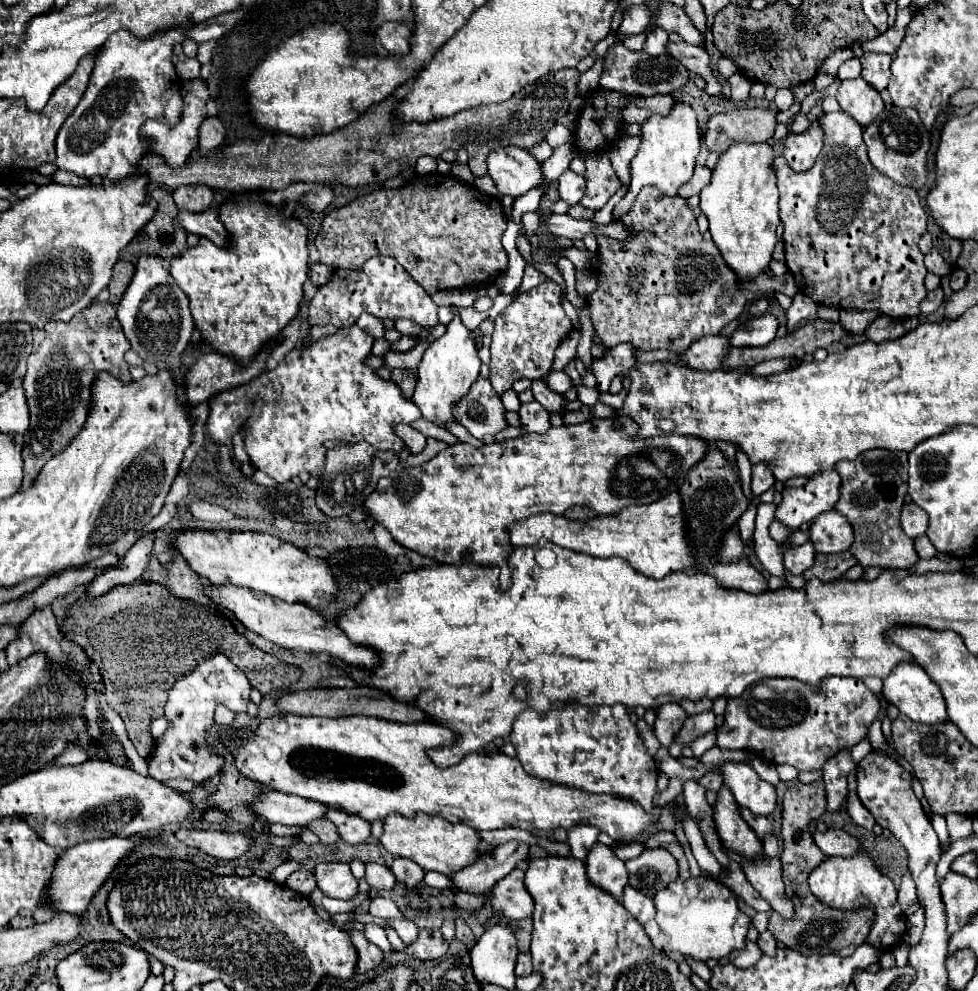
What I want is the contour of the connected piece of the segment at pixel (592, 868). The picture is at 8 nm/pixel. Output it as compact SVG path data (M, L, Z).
M596 842L586 858L586 874L592 884L610 892L616 900L622 898L622 890L628 884L628 872L622 860L616 858L610 846Z

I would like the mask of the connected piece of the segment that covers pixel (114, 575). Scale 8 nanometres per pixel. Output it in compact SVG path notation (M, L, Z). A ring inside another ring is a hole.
M148 532L122 558L120 568L112 568L112 570L102 572L96 580L92 580L86 586L86 596L96 598L96 596L102 596L106 590L110 590L118 584L138 582L142 578L142 574L146 572L146 568L148 568L148 558L150 558L152 546L154 546L154 532Z

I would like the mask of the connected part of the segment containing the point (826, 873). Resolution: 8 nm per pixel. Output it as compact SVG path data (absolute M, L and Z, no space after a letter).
M858 852L856 856L850 858L826 858L818 868L814 868L814 872L810 872L808 886L812 894L830 908L838 910L874 908L874 912L880 914L880 920L874 920L870 936L866 938L866 944L870 944L872 948L884 952L892 950L892 946L898 946L902 942L902 936L906 934L906 916L902 914L900 904L896 902L896 888L888 876L876 870L868 854Z

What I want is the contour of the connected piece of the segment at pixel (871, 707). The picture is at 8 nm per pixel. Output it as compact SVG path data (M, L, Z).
M830 676L826 680L822 680L822 686L820 686L820 692L814 694L810 692L810 688L798 680L760 680L758 684L746 688L746 692L742 692L742 696L738 696L738 700L728 700L728 706L726 706L726 714L724 714L724 724L722 728L716 730L716 746L722 748L722 750L752 750L756 754L760 754L762 758L774 762L774 764L790 764L794 766L796 770L822 770L822 766L838 754L838 750L850 750L854 744L862 742L868 738L868 728L870 724L876 720L880 712L880 698L866 688L866 684L862 680L854 680L854 678L840 678L840 676Z

